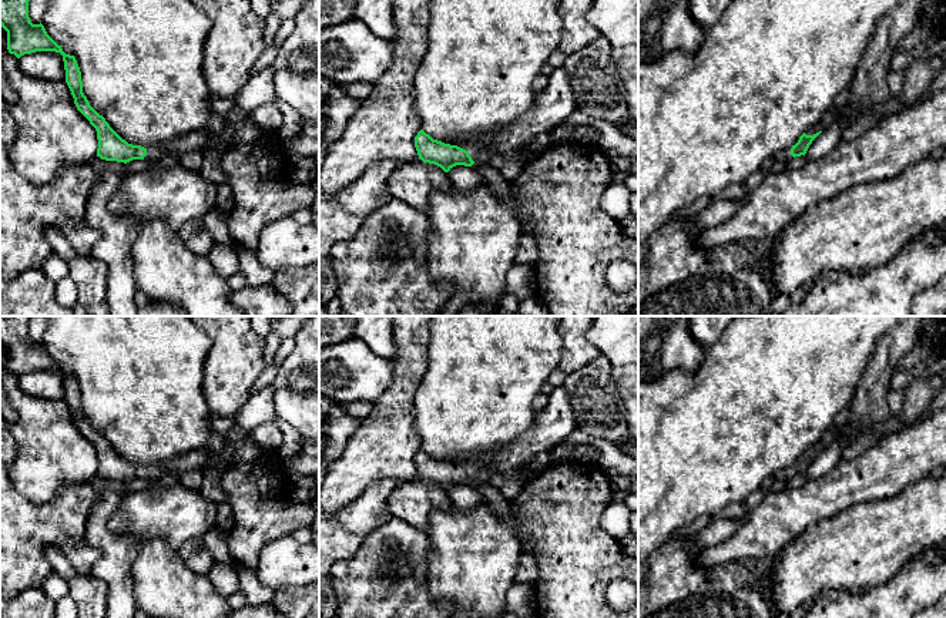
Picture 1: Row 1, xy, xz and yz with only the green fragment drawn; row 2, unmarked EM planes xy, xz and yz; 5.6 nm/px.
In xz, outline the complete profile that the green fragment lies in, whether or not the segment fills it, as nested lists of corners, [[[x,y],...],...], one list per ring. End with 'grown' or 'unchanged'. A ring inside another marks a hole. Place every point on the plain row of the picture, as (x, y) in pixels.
[[[554,387],[544,409],[536,414],[531,427],[496,453],[450,464],[433,459],[420,449],[415,456],[415,466],[419,478],[449,491],[456,484],[472,486],[476,480],[487,481],[492,474],[526,471],[539,453],[550,451],[553,444],[560,443],[574,430],[577,424],[567,393],[563,387]]]; grown

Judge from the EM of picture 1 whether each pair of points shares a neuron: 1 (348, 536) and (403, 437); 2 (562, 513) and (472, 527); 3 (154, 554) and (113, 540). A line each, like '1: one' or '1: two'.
1: two
2: two
3: two

